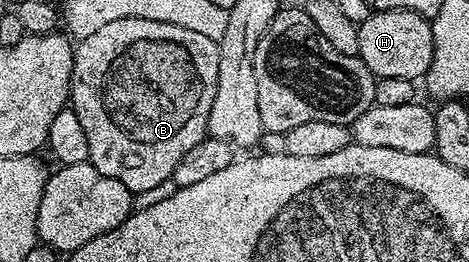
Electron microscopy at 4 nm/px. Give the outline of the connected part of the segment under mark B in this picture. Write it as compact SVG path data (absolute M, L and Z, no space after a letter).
M118 18L118 22L109 22L106 26L94 30L94 34L79 37L72 53L72 85L68 95L74 114L78 114L78 122L82 122L86 143L90 145L87 163L93 164L99 172L110 178L118 178L133 194L151 190L153 186L158 186L158 182L171 180L178 162L182 162L182 158L186 158L186 154L190 154L190 150L194 150L194 146L201 144L208 136L210 106L214 106L214 94L218 90L219 57L219 43L206 38L206 34L185 30L184 27L174 26L170 22L150 22L146 18Z

